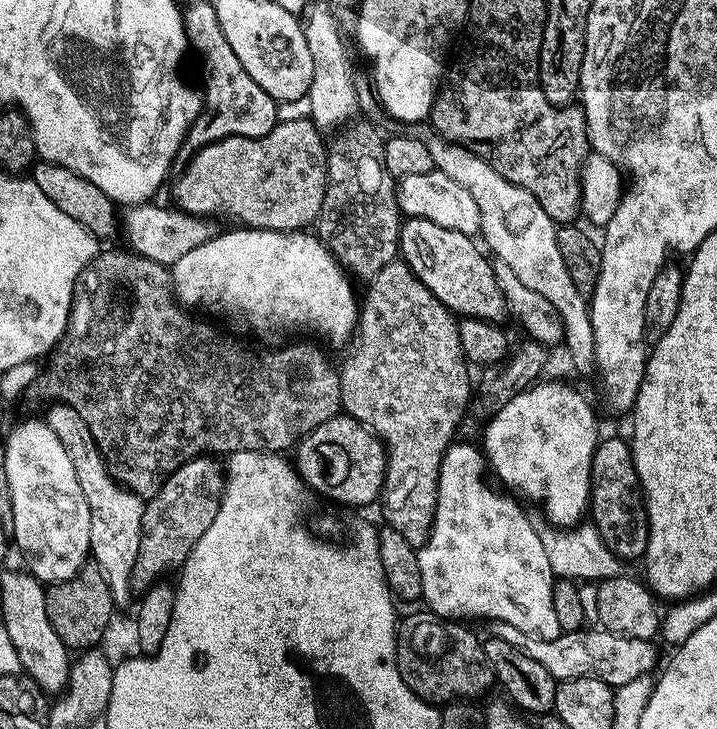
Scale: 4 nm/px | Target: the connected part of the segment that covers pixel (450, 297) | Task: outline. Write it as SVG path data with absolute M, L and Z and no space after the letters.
M409 217L401 223L398 256L420 279L422 286L457 317L473 316L500 322L506 316L504 295L493 261L480 253L481 245L476 242L461 231L449 230L424 218Z

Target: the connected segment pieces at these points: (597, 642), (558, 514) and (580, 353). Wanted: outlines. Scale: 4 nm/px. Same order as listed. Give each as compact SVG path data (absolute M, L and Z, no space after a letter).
M495 622L491 628L492 636L502 638L502 642L510 642L510 646L518 646L518 650L530 654L530 658L542 662L542 666L546 666L546 670L550 670L550 674L558 682L589 676L612 685L613 689L618 689L634 678L649 675L653 671L651 668L656 664L656 648L652 640L619 636L603 630L561 632L560 636L553 640L539 640L530 634L522 634L522 630L506 622Z
M547 380L524 389L491 413L492 421L484 428L482 452L491 471L493 468L500 475L505 489L513 488L508 490L521 492L530 503L544 508L544 516L548 519L545 521L549 525L568 530L579 525L590 508L592 463L598 443L596 416L582 393L575 392L570 385L560 380Z
M439 138L429 139L427 145L436 163L435 171L454 178L454 182L470 190L470 198L474 198L480 211L479 235L484 236L485 245L488 243L492 247L491 255L499 263L510 266L522 286L542 294L542 298L546 298L546 302L558 310L560 324L564 327L562 348L568 351L573 366L582 375L591 377L596 371L596 355L590 304L586 296L574 286L562 251L556 244L558 226L550 214L538 206L538 200L532 194L522 190L522 186L514 186L514 182L502 178L498 170L494 170L481 156L475 156L470 149Z

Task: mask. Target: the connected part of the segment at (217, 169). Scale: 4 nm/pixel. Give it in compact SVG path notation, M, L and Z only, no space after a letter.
M308 118L281 120L274 125L265 136L227 136L218 142L208 144L204 148L199 148L197 152L191 153L188 165L184 168L184 173L176 180L176 201L175 207L182 212L188 212L190 215L219 218L225 216L228 220L236 220L237 225L246 228L265 228L275 232L299 232L307 229L315 221L316 215L320 213L322 198L326 194L328 185L328 154L329 149L324 144L322 132Z

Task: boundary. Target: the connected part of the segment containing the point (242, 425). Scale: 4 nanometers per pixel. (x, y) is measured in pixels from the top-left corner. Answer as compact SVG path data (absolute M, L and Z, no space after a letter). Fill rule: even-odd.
M108 248L97 251L96 256L86 262L86 266L82 266L82 270L78 270L78 278L74 278L74 286L72 287L72 305L70 306L70 314L68 315L68 325L64 331L64 336L58 341L56 347L51 349L50 363L62 370L59 376L74 376L68 378L72 382L50 382L54 389L54 396L57 401L63 402L66 398L70 398L70 402L74 402L72 407L78 410L78 414L82 414L82 422L86 422L86 426L90 426L90 434L95 438L98 450L104 455L105 463L111 469L111 473L115 476L119 483L128 483L132 488L136 488L137 492L151 492L152 495L158 494L160 489L160 480L164 482L164 476L168 476L168 472L172 472L172 468L178 470L178 466L182 466L188 460L194 460L198 456L205 454L220 454L216 452L224 452L223 454L231 454L234 452L275 452L284 454L295 449L304 437L311 434L315 428L322 426L322 422L326 422L330 418L334 418L341 411L340 407L340 374L339 371L315 348L315 343L300 342L304 344L288 344L285 348L251 348L248 344L243 344L240 340L235 340L232 336L227 336L224 332L219 332L215 328L215 323L209 322L207 319L195 320L193 313L187 307L184 307L173 296L171 271L165 265L148 260L144 256L137 256L131 250L124 248ZM106 278L116 278L120 280L127 291L132 291L134 298L132 304L136 308L132 308L124 317L119 316L119 311L102 310L102 314L98 314L100 302L96 300L96 290L100 284L106 284Z

